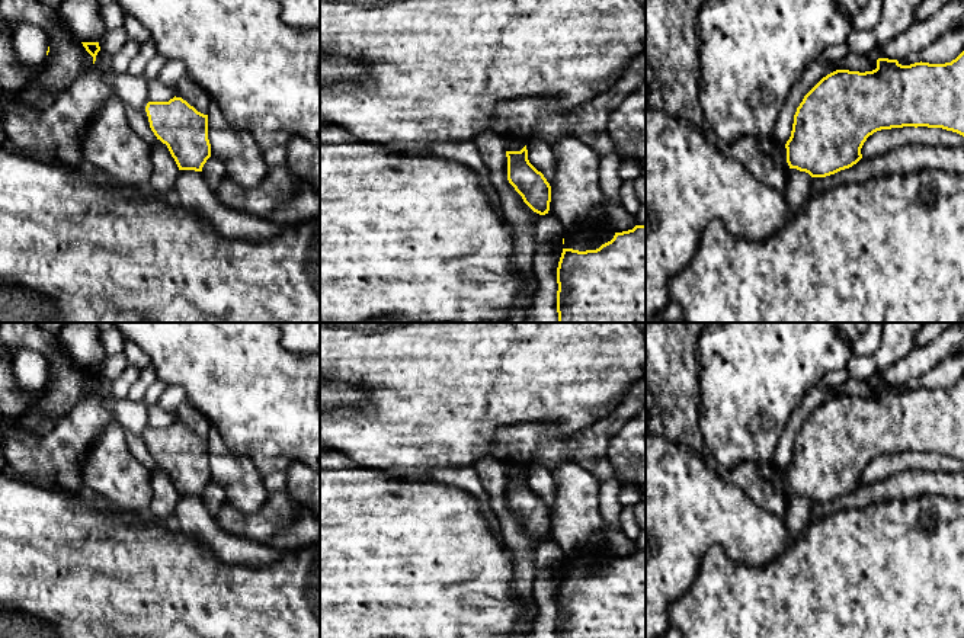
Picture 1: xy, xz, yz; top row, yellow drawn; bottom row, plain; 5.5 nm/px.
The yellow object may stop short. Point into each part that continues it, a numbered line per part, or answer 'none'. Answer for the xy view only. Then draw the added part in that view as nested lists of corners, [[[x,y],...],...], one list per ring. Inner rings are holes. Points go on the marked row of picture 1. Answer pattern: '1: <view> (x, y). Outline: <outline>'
none

